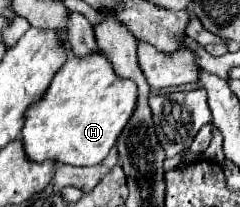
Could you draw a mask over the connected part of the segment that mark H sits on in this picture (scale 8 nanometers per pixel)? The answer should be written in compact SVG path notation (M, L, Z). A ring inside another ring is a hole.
M99 49L93 51L93 55L85 55L85 59L71 57L53 77L45 97L33 107L29 107L29 111L25 113L25 127L21 131L25 153L31 161L37 163L45 159L57 159L59 163L77 165L77 167L97 165L105 159L105 155L109 155L111 147L117 143L135 107L137 107L137 85L133 85L131 79L117 77L113 65L109 63L109 59L105 59L105 55Z

